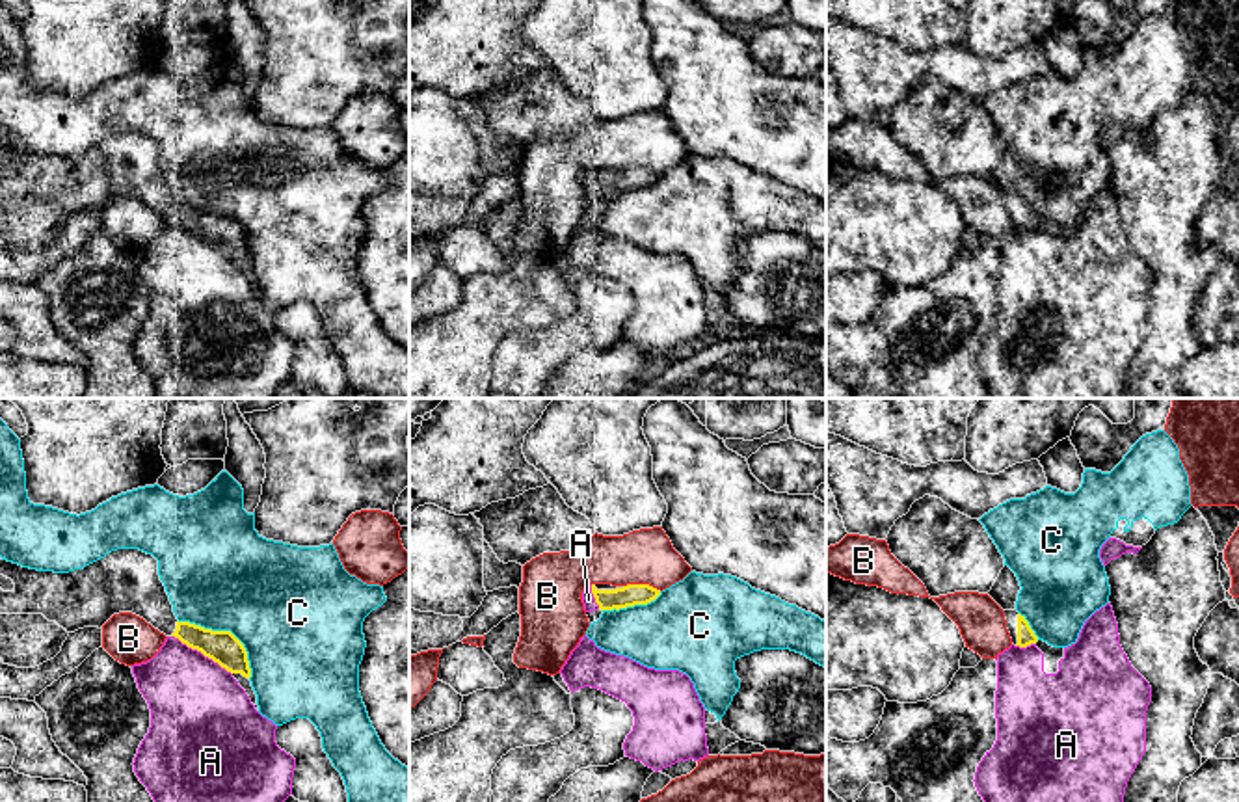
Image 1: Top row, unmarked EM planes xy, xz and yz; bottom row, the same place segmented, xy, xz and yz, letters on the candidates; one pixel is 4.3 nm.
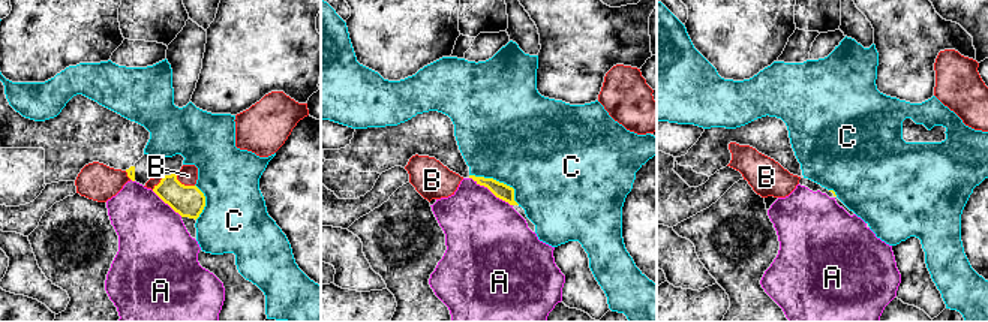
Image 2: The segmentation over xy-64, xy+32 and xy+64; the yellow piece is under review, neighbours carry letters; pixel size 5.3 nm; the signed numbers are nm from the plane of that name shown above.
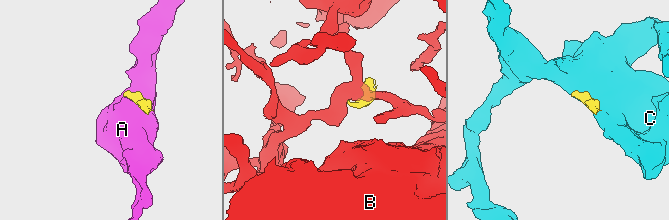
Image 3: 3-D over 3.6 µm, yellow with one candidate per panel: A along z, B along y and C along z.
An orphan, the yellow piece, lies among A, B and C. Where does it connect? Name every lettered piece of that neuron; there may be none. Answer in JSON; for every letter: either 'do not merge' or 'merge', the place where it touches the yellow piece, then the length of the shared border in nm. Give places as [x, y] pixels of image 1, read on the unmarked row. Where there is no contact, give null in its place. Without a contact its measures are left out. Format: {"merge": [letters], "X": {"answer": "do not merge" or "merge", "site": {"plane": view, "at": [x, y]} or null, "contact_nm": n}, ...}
{"merge": [], "A": {"answer": "do not merge", "site": {"plane": "xy", "at": [201, 235]}, "contact_nm": 320}, "B": {"answer": "do not merge", "site": {"plane": "xz", "at": [642, 168]}, "contact_nm": 170}, "C": {"answer": "do not merge", "site": {"plane": "xy", "at": [227, 214]}, "contact_nm": 400}}

